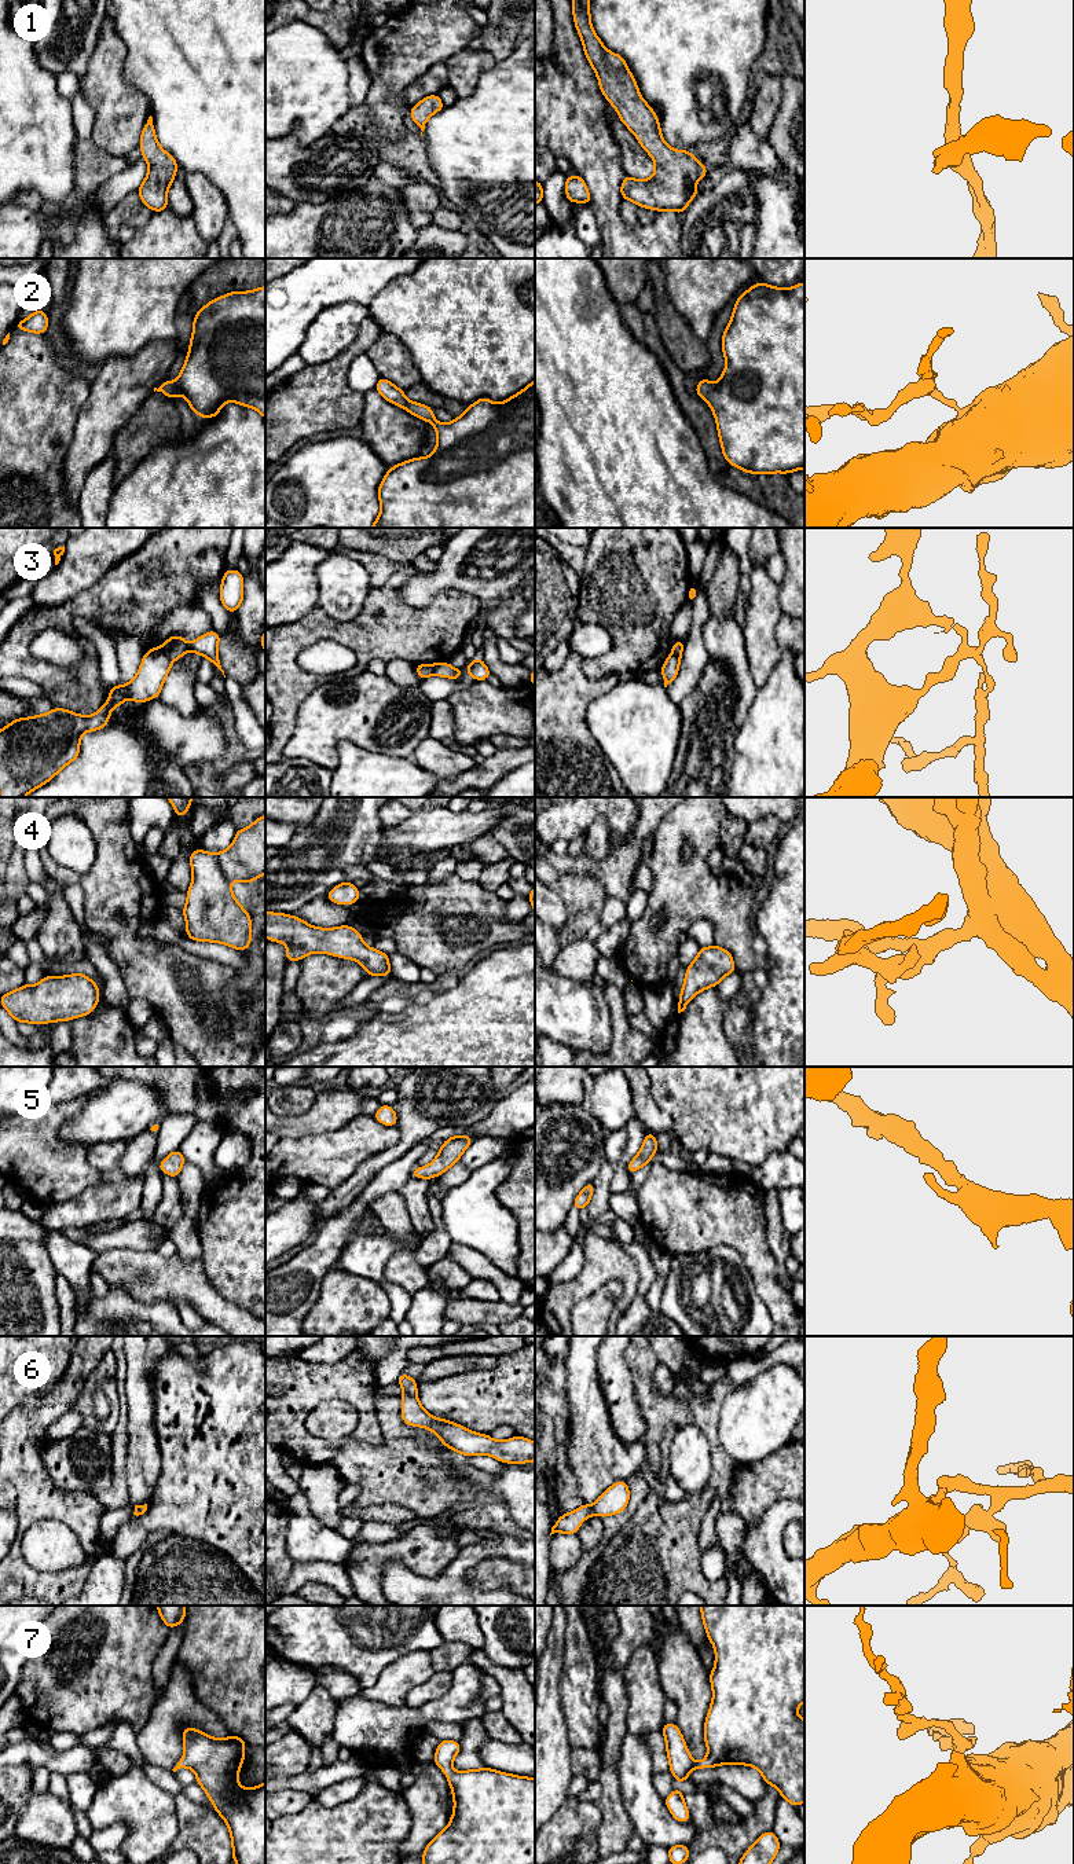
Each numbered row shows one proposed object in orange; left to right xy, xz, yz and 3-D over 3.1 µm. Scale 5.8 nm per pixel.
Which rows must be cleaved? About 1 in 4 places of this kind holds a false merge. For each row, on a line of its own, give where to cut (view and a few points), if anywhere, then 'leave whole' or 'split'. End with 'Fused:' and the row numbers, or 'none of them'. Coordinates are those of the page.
1: no cut; leave whole
2: no cut; leave whole
3: cut in xy along (160, 648), (172, 660); split
4: no cut; leave whole
5: no cut; leave whole
6: no cut; leave whole
7: no cut; leave whole
Fused: 3

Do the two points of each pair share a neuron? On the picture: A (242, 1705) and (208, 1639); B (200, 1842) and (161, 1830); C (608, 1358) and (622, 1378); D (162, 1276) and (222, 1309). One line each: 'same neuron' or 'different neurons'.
A: same neuron
B: different neurons
C: same neuron
D: same neuron

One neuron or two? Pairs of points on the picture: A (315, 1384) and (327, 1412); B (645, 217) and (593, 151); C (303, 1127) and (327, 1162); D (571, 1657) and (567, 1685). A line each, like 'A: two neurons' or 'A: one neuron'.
A: two neurons
B: two neurons
C: two neurons
D: one neuron

